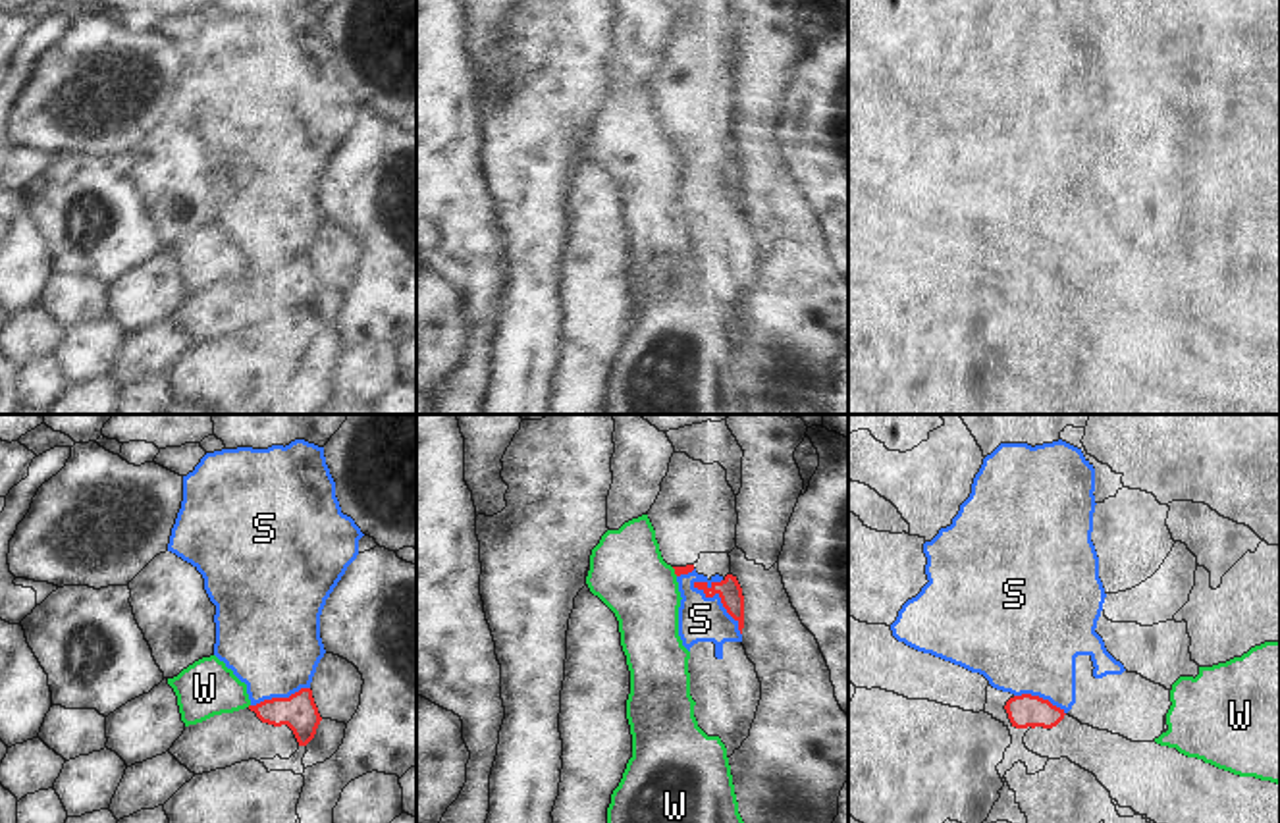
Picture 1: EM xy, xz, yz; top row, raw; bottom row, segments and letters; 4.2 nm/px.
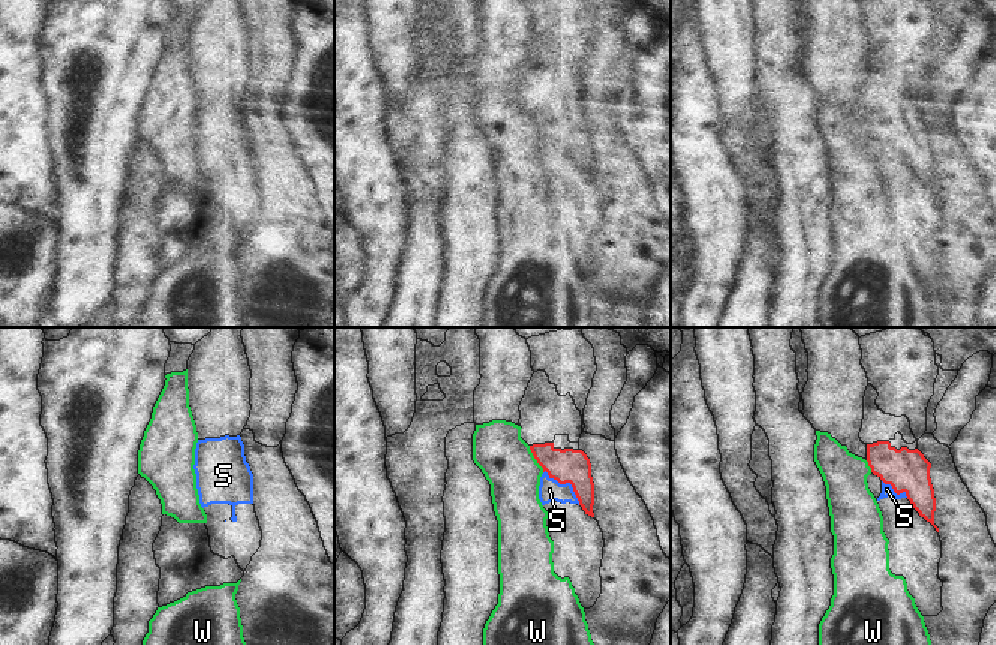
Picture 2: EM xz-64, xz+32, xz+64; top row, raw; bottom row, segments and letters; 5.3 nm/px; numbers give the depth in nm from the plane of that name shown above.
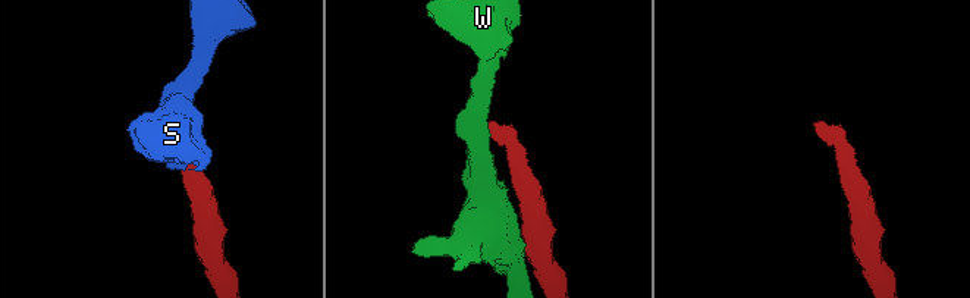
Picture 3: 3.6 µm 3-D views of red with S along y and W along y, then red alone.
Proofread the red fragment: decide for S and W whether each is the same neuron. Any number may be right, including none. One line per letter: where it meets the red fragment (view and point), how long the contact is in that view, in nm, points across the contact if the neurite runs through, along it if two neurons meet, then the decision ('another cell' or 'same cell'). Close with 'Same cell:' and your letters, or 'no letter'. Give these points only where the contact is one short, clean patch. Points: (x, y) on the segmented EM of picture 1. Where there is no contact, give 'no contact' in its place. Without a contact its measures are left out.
S: contact xz (721, 602); length 300 nm; border xz (694, 581), (708, 596), (716, 594), (720, 598), (741, 635); another cell
W: contact xz (675, 571); length 50 nm; border xz (671, 567), (677, 575); another cell
Same cell: no letter

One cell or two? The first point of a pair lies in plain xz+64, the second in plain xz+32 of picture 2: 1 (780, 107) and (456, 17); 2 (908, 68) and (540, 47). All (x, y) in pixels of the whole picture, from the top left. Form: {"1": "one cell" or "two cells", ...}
{"1": "two cells", "2": "two cells"}

